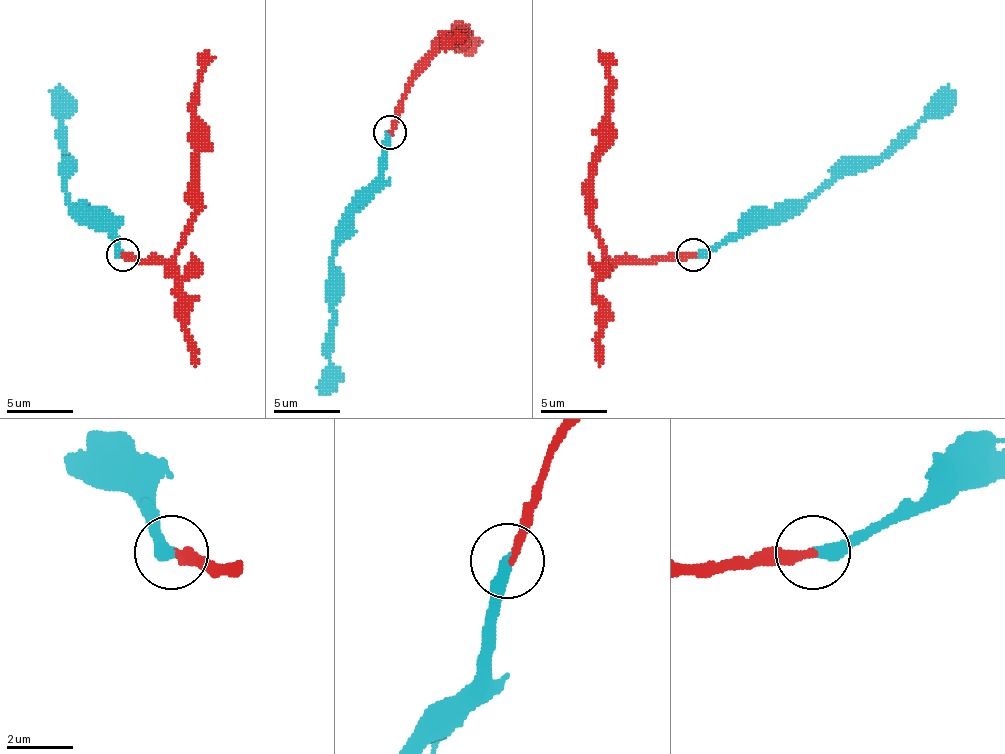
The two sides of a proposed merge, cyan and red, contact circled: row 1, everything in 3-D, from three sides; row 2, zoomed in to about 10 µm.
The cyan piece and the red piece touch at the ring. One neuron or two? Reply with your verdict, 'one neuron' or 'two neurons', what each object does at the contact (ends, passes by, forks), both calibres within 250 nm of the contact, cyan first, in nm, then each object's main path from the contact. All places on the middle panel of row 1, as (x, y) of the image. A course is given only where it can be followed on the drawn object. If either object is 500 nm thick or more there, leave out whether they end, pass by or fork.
one neuron; cyan ends there; red ends there; 400 nm thick on the cyan side, 280 nm on the other; cyan runs (389, 131), (382, 174), (356, 208), (349, 234), (333, 254), (329, 384), (319, 394); red runs (389, 131), (409, 78), (449, 38), (462, 32), (462, 45), (465, 48), (475, 38)

